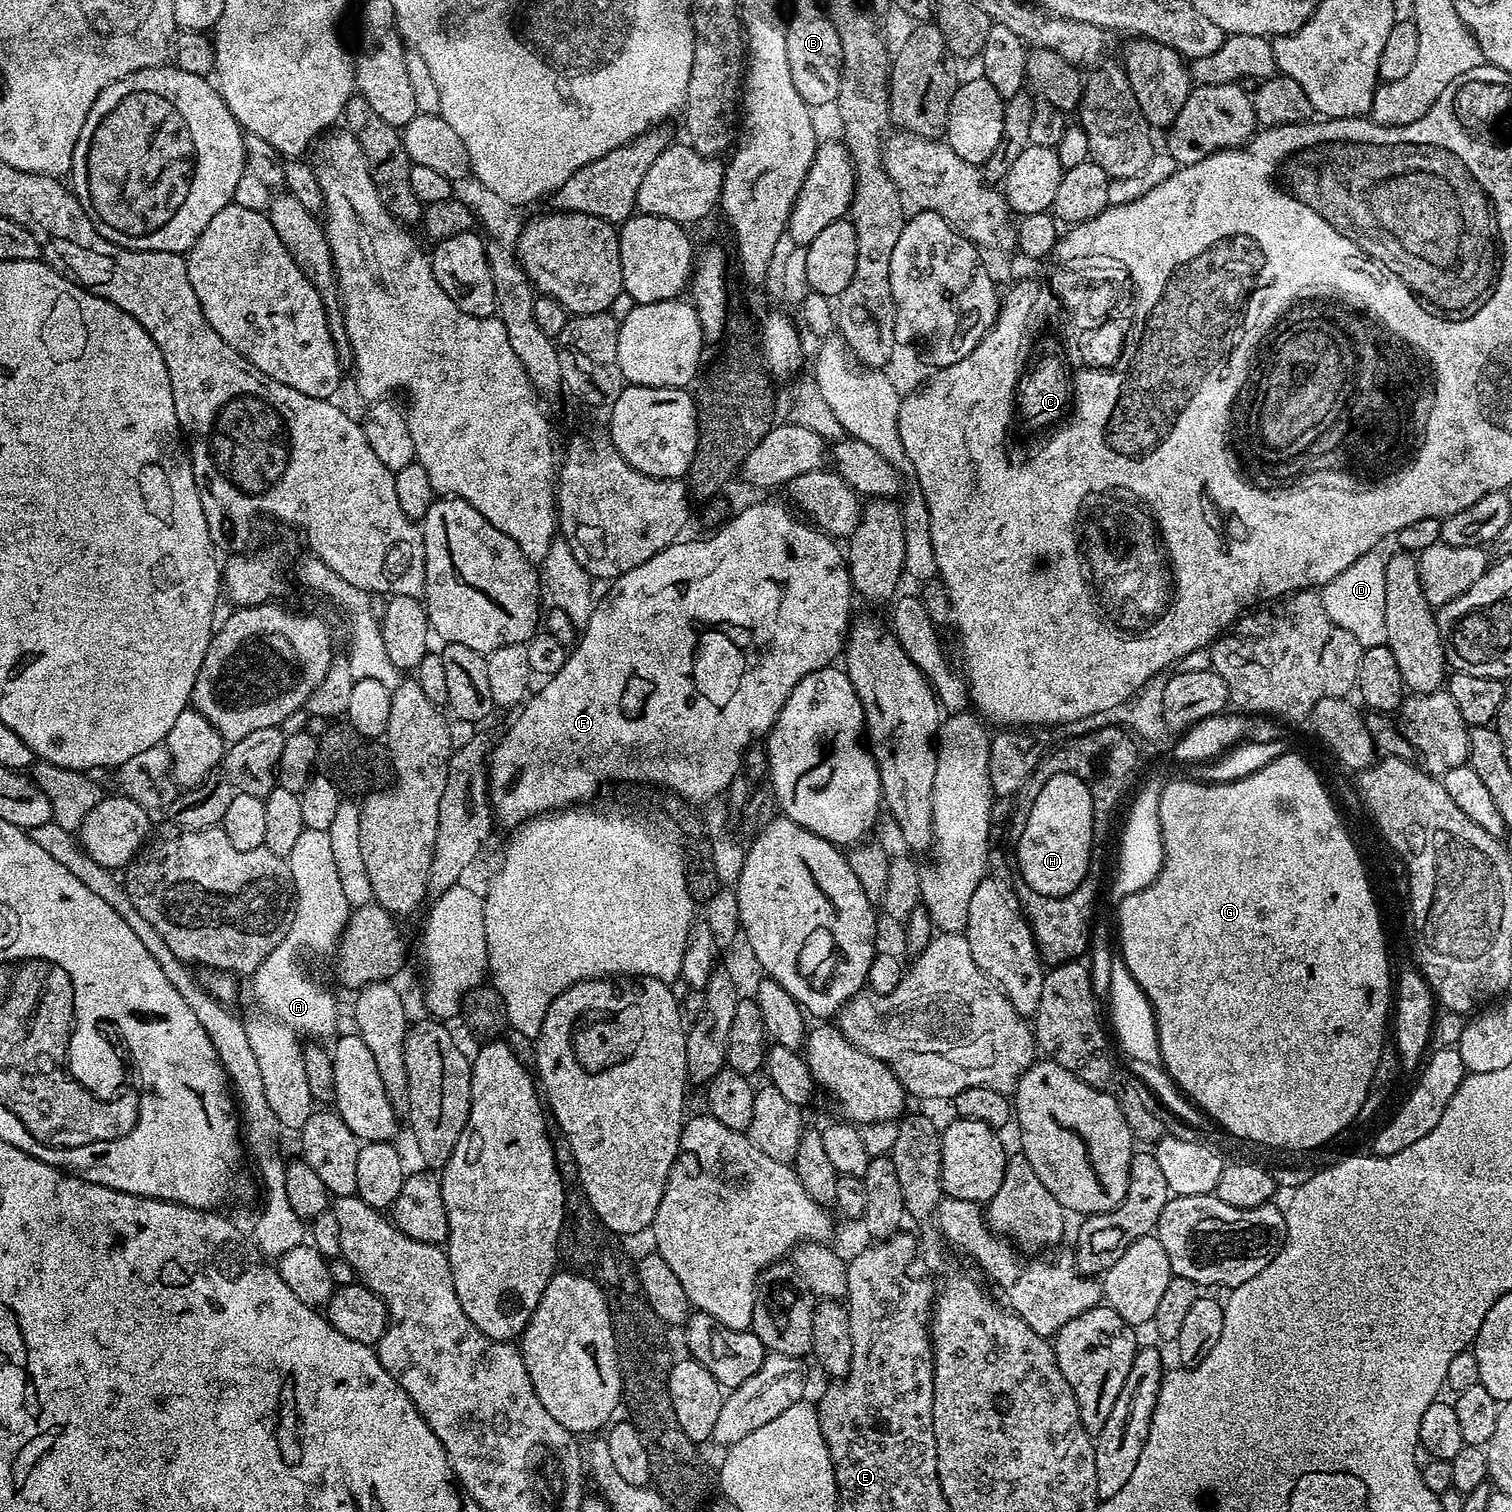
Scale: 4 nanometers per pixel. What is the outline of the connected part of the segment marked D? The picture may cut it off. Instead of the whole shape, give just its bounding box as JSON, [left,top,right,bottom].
[1319,550,1387,649]

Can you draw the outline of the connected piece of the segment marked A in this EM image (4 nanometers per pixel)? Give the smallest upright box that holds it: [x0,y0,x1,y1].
[246,828,350,1130]

